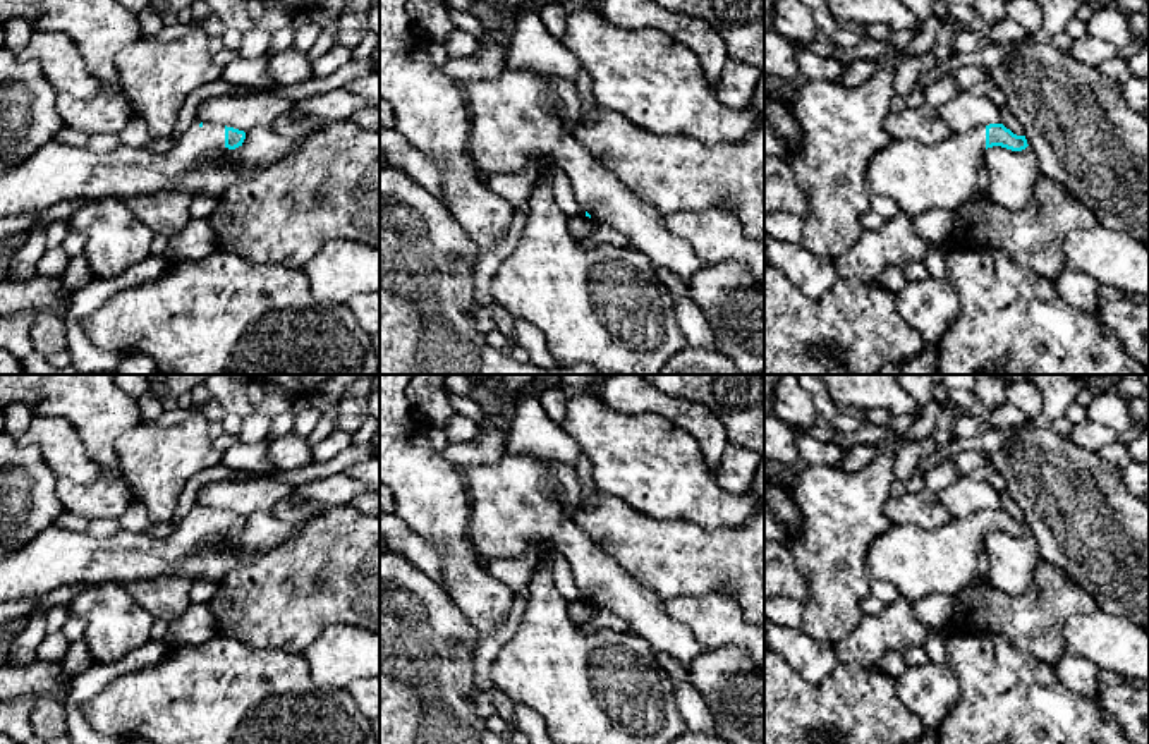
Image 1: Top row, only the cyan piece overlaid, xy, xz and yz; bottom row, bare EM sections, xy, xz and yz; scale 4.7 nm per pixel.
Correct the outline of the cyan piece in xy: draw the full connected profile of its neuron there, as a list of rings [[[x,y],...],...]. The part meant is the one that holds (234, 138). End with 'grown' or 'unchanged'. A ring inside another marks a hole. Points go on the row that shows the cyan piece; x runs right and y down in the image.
[[[198,119],[163,155],[124,144],[100,155],[55,137],[0,174],[0,218],[106,196],[125,199],[161,191],[222,196],[240,168],[215,156],[244,139],[244,131]]]; grown

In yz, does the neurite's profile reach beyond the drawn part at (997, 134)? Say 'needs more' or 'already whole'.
needs more

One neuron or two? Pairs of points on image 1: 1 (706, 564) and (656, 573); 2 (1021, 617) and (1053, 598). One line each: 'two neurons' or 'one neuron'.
1: one neuron
2: one neuron

